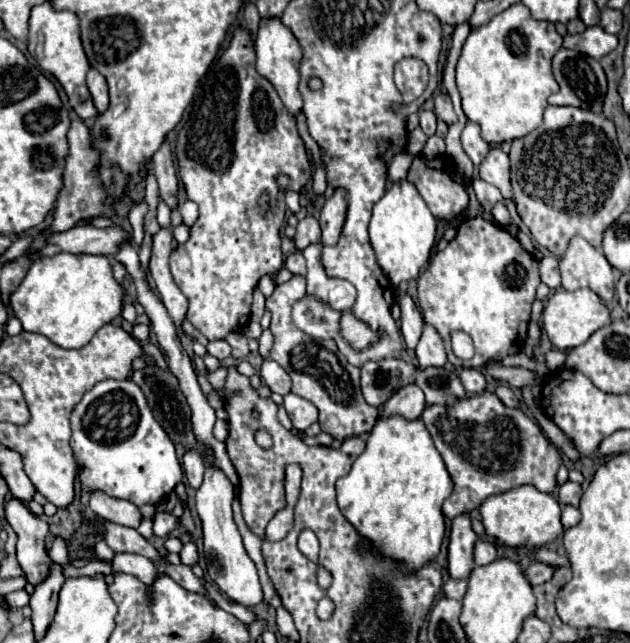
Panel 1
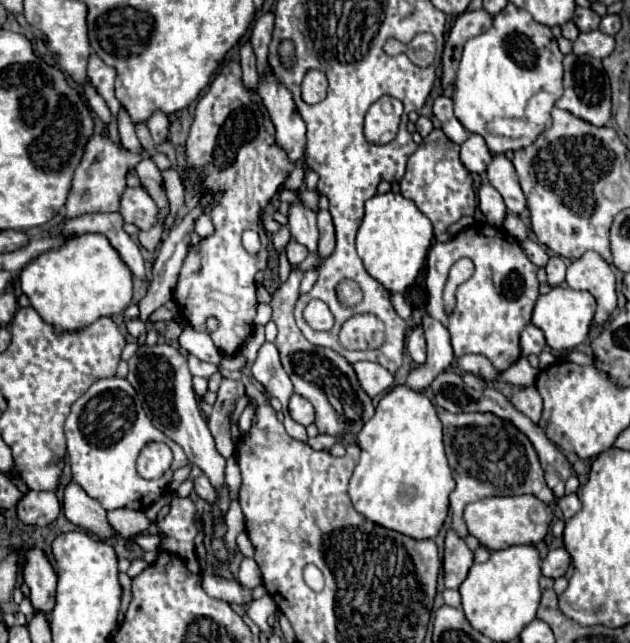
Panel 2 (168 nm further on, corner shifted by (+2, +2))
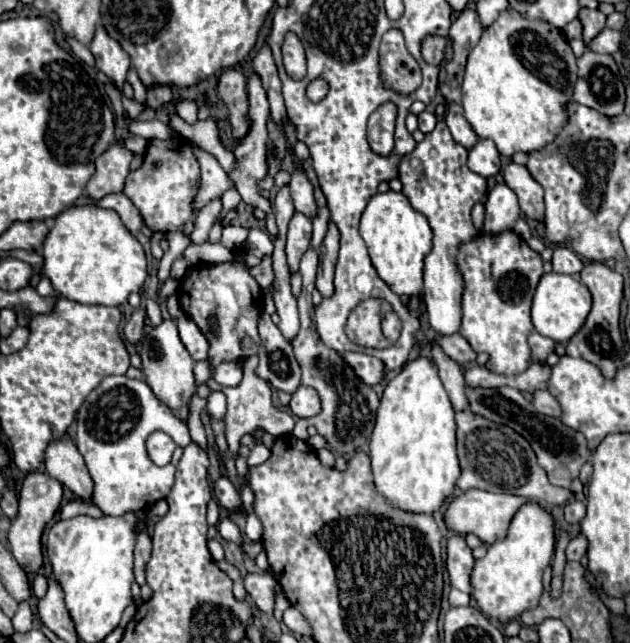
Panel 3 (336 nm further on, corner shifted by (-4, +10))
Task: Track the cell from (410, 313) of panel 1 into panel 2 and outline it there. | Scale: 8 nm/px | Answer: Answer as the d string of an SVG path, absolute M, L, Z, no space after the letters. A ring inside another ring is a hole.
M414 326L414 328L408 330L406 350L408 350L408 354L412 356L412 360L416 364L422 364L426 360L426 340L424 340L422 326Z

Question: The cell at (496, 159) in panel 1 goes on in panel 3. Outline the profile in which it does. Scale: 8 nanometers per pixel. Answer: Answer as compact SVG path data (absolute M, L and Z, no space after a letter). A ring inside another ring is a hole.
M510 162L504 168L504 182L514 190L518 196L522 212L532 220L544 218L544 190L542 186L530 176L526 166Z

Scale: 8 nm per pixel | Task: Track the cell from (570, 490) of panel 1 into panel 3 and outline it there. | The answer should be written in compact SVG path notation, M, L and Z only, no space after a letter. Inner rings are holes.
M572 500L564 506L564 516L566 516L568 524L578 524L586 516L586 506L578 500Z

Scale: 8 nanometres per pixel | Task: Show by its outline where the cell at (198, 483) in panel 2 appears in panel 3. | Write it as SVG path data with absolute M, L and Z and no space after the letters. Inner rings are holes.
M220 478L216 484L214 484L214 494L216 494L216 498L218 498L218 502L226 508L226 510L230 510L232 514L240 514L242 512L242 500L240 500L240 492L238 492L238 488L228 480L228 478Z

